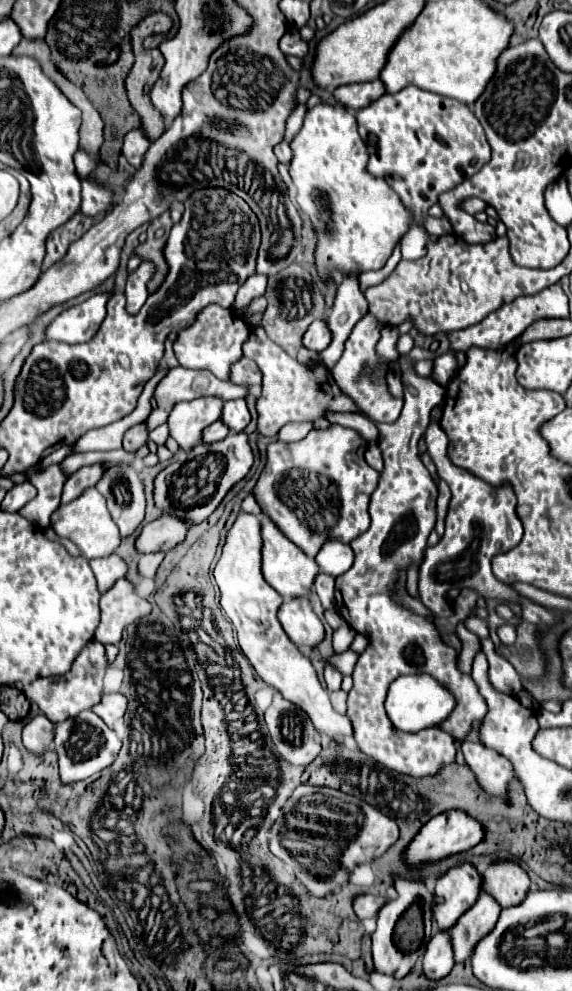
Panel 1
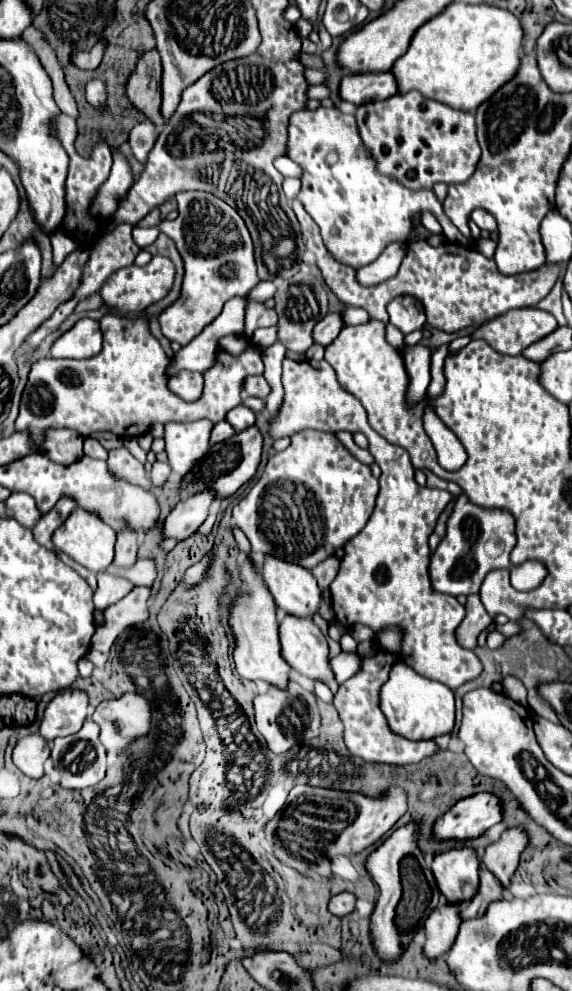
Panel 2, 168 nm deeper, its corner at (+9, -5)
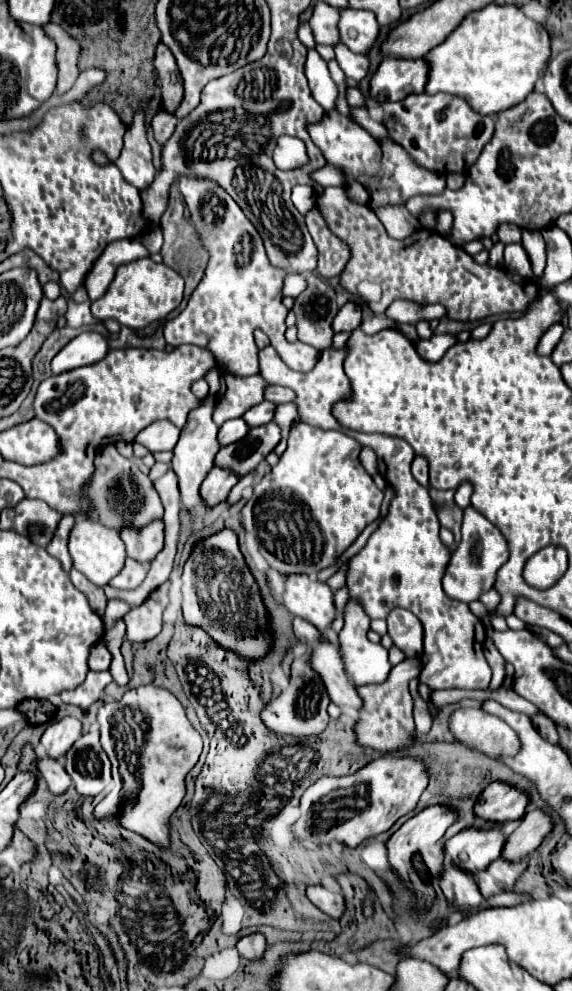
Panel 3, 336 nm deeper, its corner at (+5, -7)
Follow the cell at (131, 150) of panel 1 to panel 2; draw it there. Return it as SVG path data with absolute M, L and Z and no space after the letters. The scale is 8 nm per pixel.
M143 120L139 122L131 132L129 132L129 146L131 146L131 154L137 162L145 164L147 160L147 154L149 150L153 148L157 140L157 128L149 122L149 120Z

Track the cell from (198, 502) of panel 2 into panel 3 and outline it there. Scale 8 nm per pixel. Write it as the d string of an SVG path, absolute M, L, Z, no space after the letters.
M213 466L213 470L209 472L209 476L205 478L205 482L201 486L201 496L205 496L205 502L211 508L211 506L219 504L221 500L225 500L237 482L239 482L239 476L235 472Z

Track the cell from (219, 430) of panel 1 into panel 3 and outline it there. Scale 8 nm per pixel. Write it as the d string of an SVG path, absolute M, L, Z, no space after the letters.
M235 418L235 420L227 420L221 428L219 428L219 442L221 446L239 442L245 438L245 434L249 432L249 426L243 418Z

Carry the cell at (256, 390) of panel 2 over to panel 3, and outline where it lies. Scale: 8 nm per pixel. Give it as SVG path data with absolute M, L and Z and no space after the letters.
M269 386L265 390L265 400L271 400L275 404L293 402L295 400L295 392L291 388L285 388L285 386Z

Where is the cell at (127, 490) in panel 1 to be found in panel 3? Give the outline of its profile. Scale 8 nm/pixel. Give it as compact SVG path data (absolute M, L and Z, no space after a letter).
M127 558L125 568L121 570L121 574L115 576L109 584L117 590L133 590L145 580L145 574L147 574L147 568L143 564L137 564L135 560Z

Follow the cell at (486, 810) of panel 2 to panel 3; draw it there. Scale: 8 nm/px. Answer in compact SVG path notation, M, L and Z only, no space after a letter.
M493 782L485 788L475 804L475 814L493 820L493 822L507 822L519 820L529 806L529 794L517 786L507 782Z

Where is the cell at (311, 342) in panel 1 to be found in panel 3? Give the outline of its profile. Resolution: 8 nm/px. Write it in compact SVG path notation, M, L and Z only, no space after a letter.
M347 302L337 314L337 318L333 322L333 330L335 332L343 332L343 330L351 332L351 330L359 328L359 324L361 324L361 306L355 302Z

